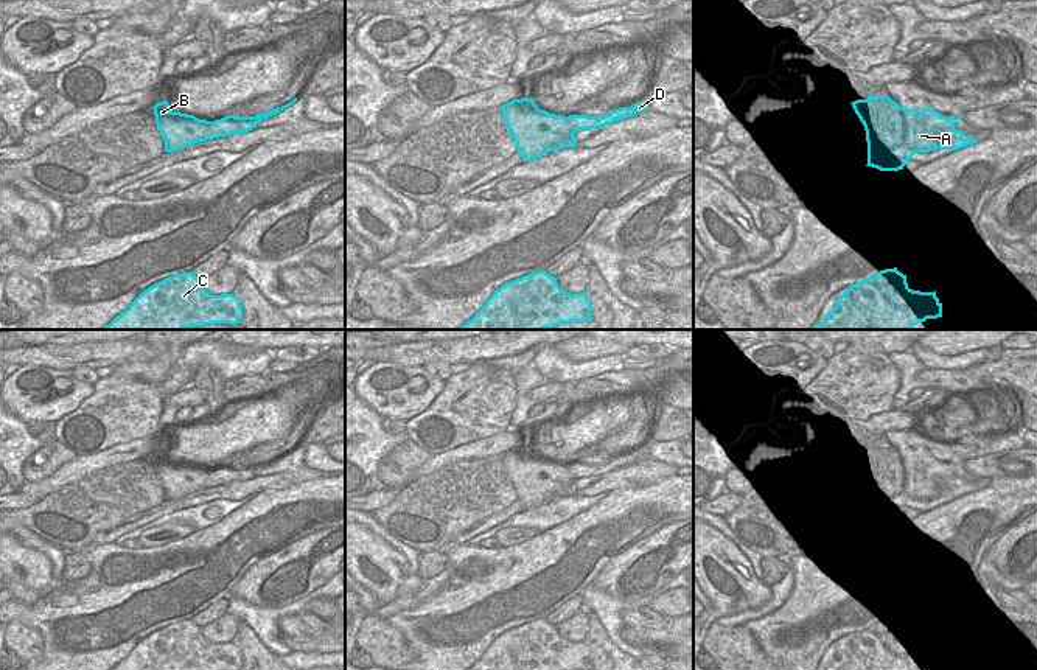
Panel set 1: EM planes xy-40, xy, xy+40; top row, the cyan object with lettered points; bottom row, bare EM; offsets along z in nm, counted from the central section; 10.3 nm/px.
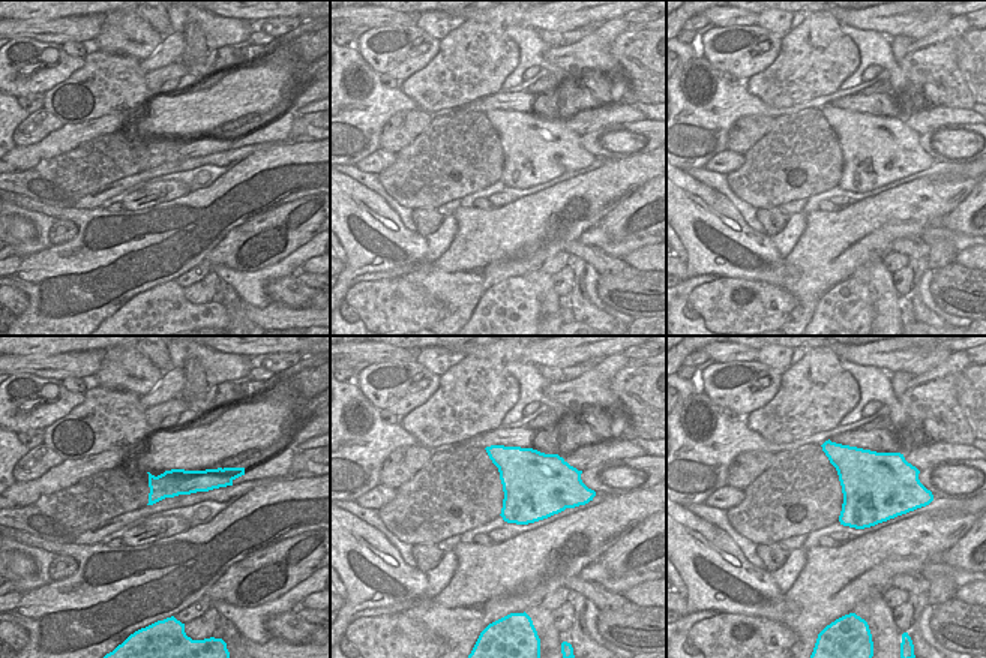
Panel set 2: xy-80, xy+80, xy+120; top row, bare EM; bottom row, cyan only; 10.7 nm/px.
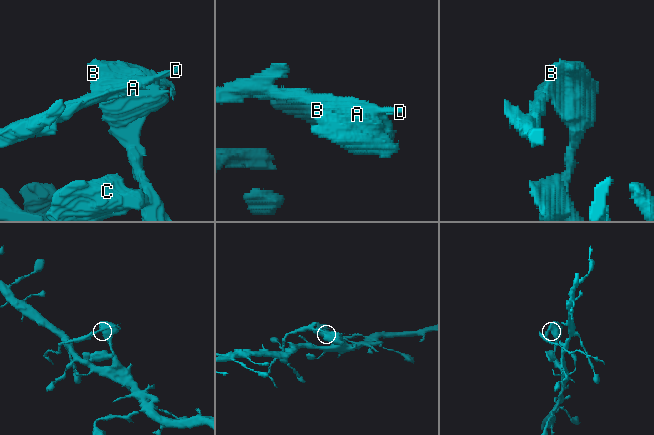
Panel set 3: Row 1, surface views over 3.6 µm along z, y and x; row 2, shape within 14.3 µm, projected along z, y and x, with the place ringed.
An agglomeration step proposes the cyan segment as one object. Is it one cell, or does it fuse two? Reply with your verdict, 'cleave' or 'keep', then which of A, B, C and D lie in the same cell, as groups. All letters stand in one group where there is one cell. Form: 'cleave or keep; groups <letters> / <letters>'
cleave; groups A B C / D

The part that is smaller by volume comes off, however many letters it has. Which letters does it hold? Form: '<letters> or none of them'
D

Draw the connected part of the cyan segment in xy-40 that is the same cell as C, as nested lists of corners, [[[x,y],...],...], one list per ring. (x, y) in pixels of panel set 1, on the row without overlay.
[[[193,620],[168,625],[145,637],[112,670],[239,670],[241,648],[211,644]]]

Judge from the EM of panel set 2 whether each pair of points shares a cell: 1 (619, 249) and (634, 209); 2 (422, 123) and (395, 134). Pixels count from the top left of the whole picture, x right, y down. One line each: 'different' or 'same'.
1: same
2: same

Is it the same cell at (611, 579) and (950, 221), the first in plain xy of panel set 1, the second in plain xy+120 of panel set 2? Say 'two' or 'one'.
one

